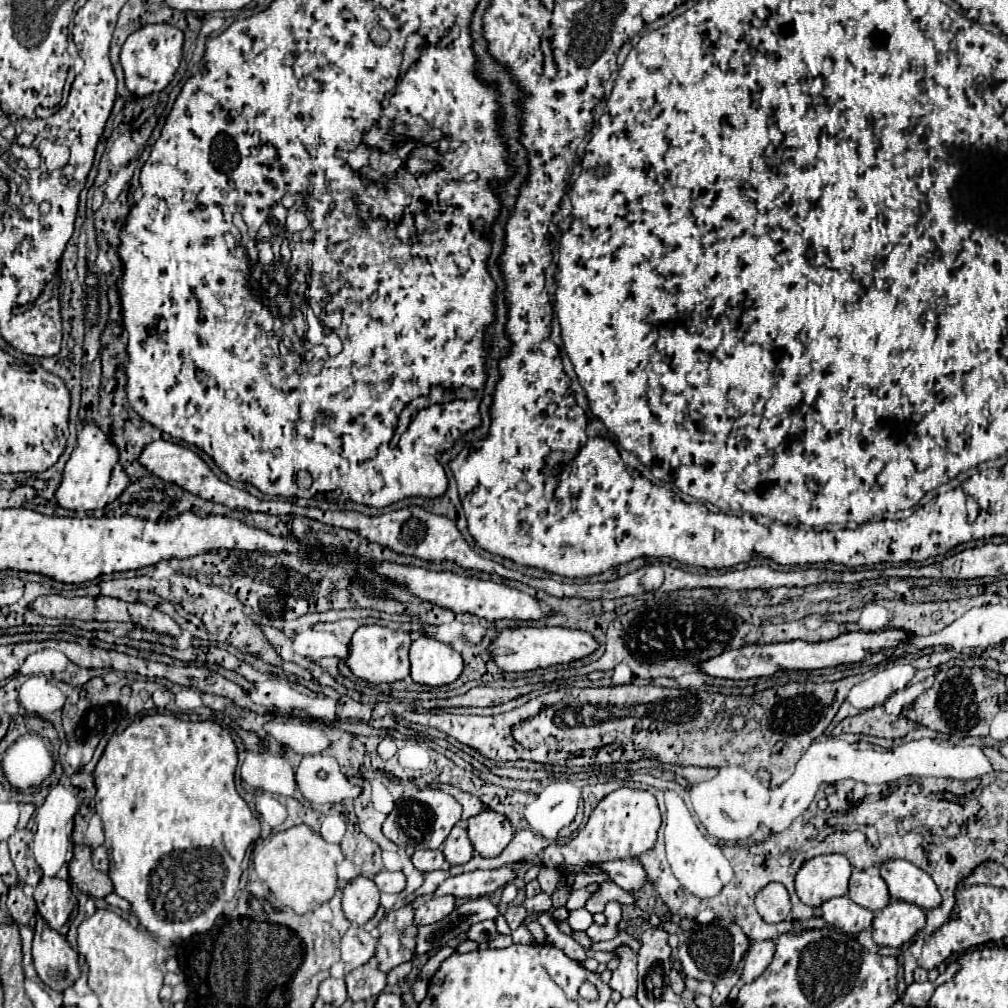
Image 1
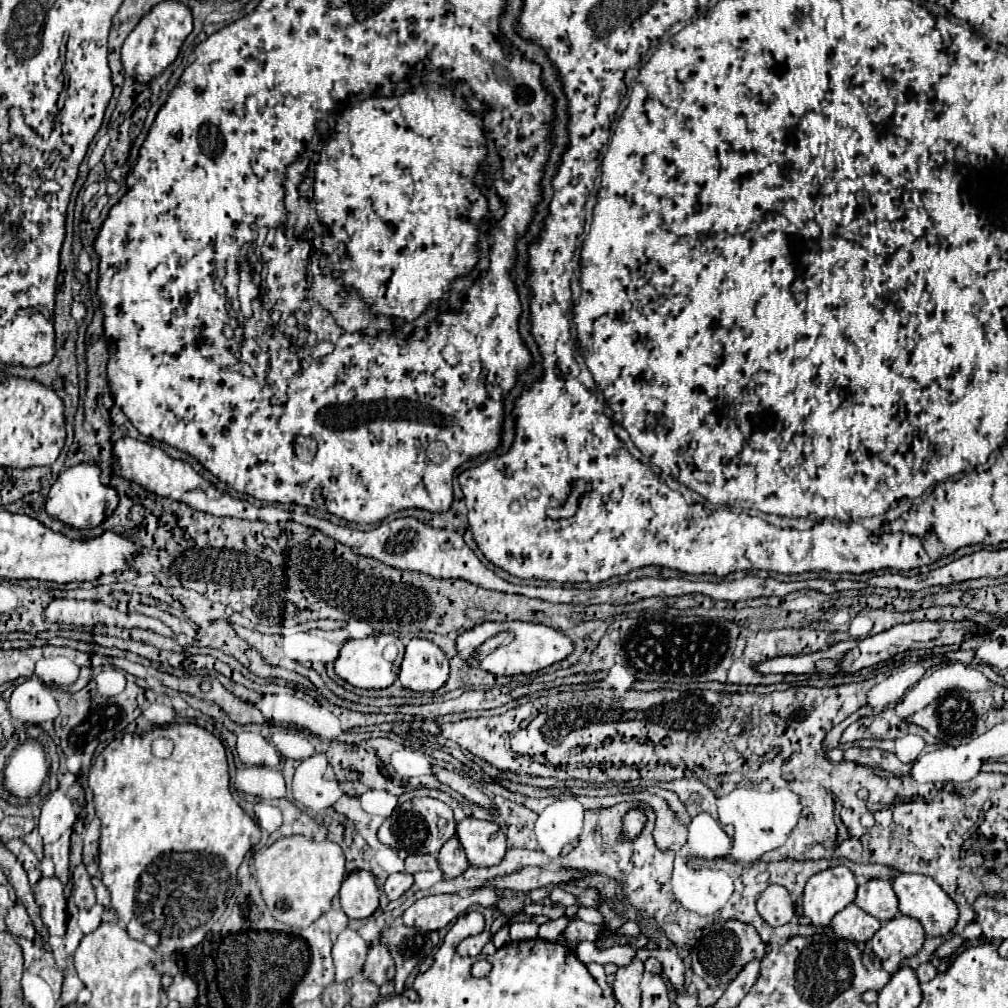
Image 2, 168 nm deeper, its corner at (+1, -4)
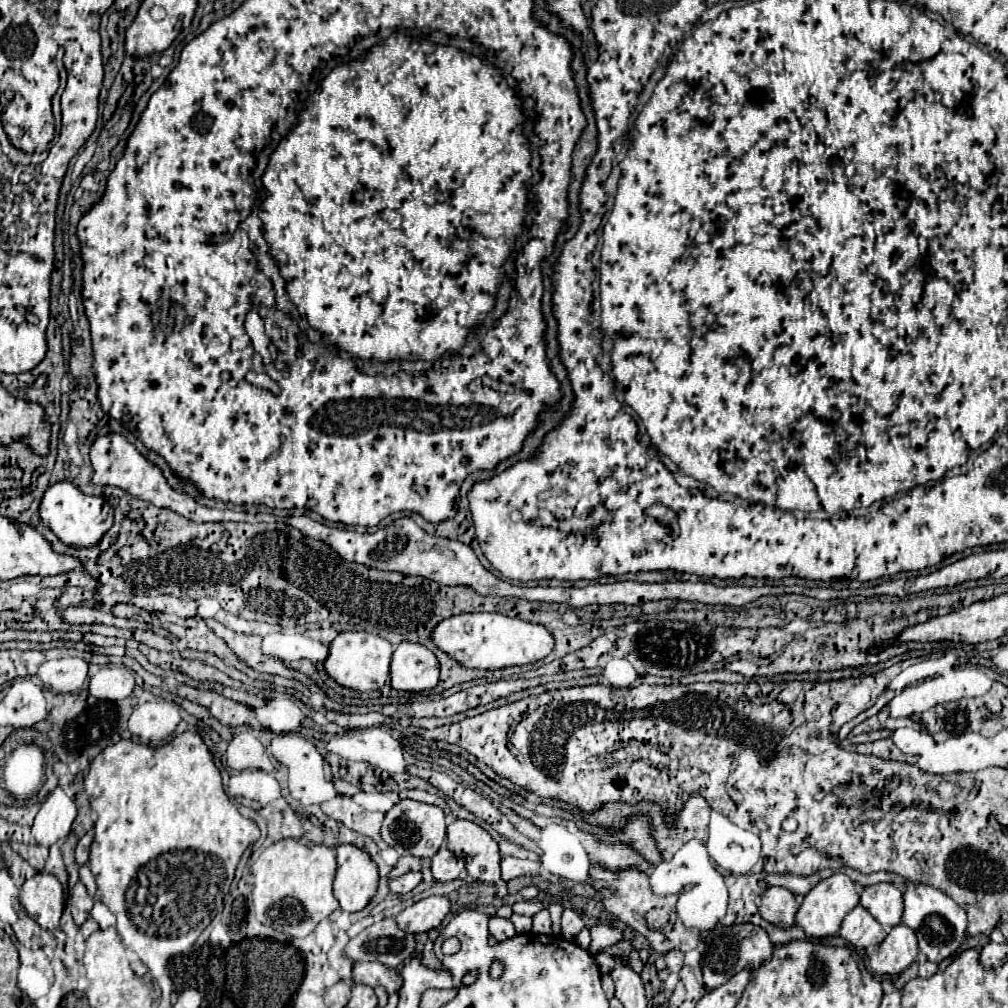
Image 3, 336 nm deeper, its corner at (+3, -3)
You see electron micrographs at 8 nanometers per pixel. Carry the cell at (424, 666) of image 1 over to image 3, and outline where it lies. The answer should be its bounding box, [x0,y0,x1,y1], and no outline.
[391,642,439,692]

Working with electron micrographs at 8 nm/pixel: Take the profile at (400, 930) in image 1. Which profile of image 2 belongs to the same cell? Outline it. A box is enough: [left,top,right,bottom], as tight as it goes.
[363,945,395,985]

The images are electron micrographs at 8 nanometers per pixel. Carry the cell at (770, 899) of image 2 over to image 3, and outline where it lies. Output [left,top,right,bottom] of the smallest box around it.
[759,886,799,928]

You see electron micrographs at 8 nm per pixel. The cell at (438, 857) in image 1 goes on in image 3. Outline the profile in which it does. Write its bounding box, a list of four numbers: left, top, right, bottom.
[389,856,423,878]

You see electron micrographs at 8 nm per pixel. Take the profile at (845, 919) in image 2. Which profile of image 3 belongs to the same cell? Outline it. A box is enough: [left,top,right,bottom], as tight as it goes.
[839,906,887,948]

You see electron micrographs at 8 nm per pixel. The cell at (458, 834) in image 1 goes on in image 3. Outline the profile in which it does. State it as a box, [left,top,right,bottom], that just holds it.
[431,844,465,882]

